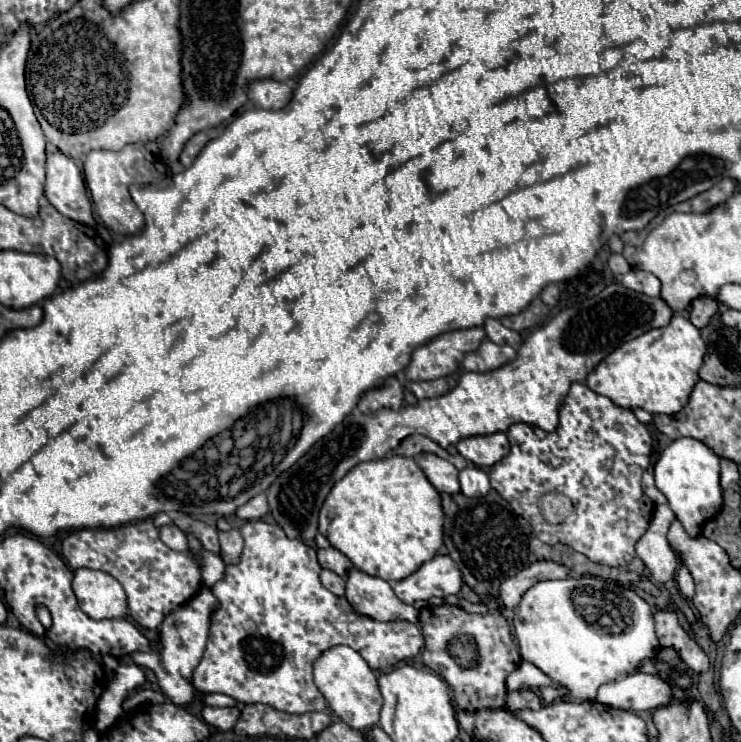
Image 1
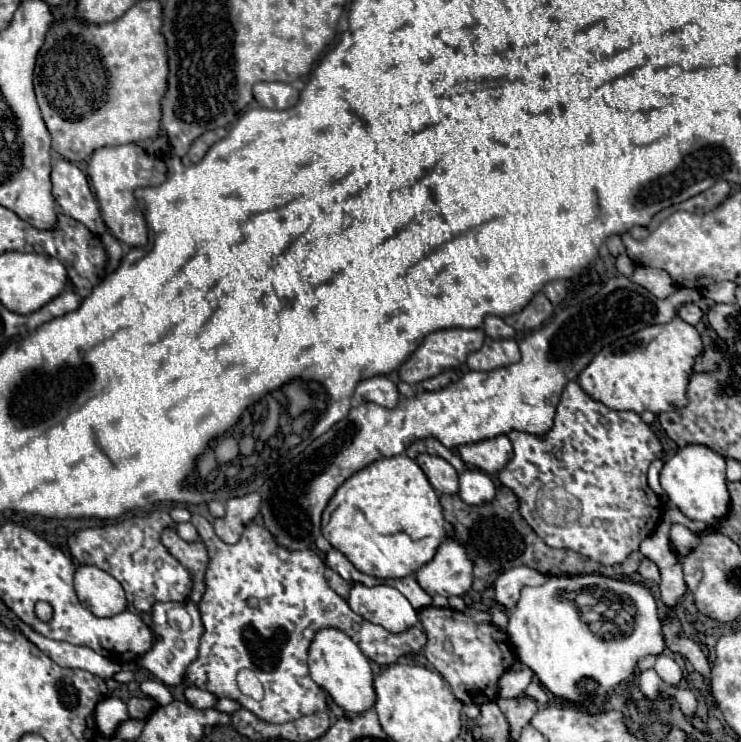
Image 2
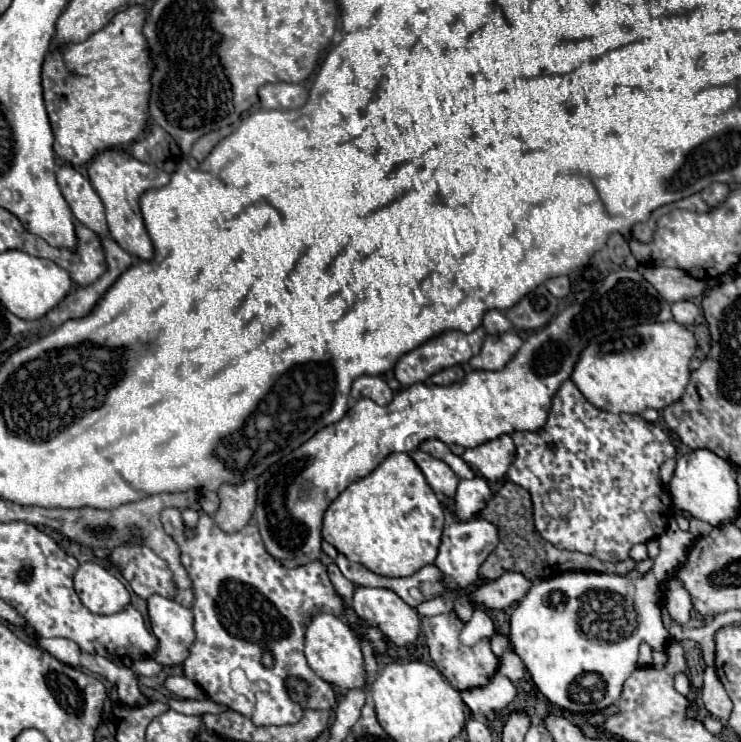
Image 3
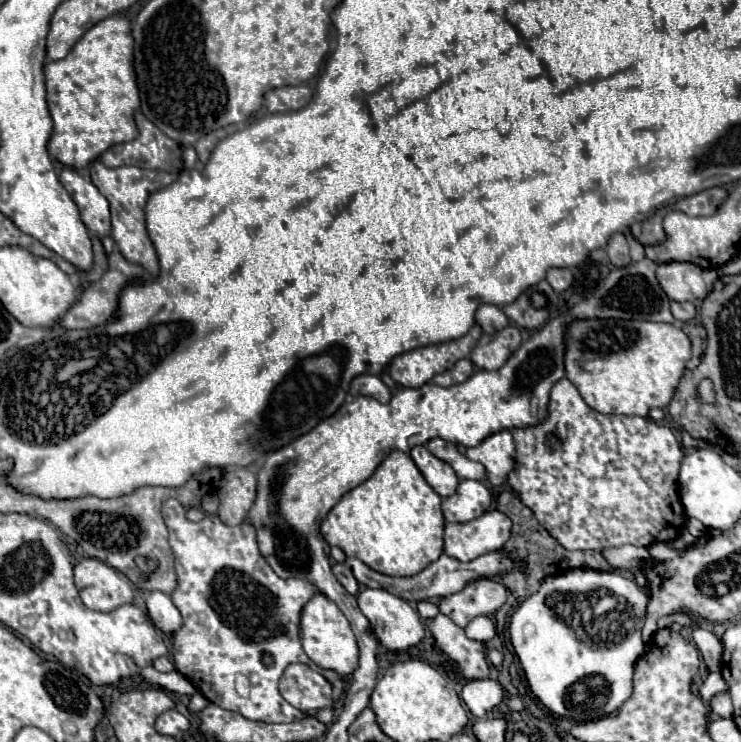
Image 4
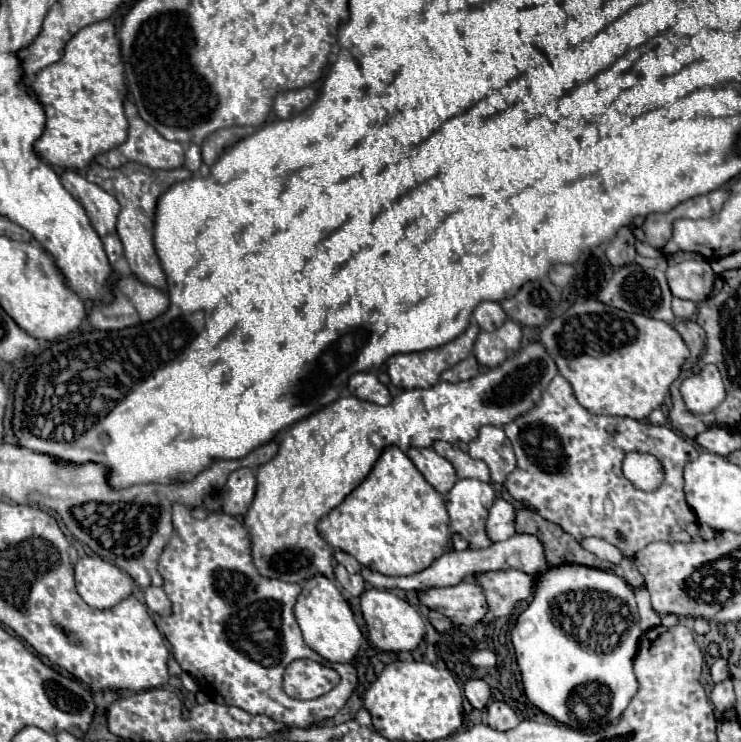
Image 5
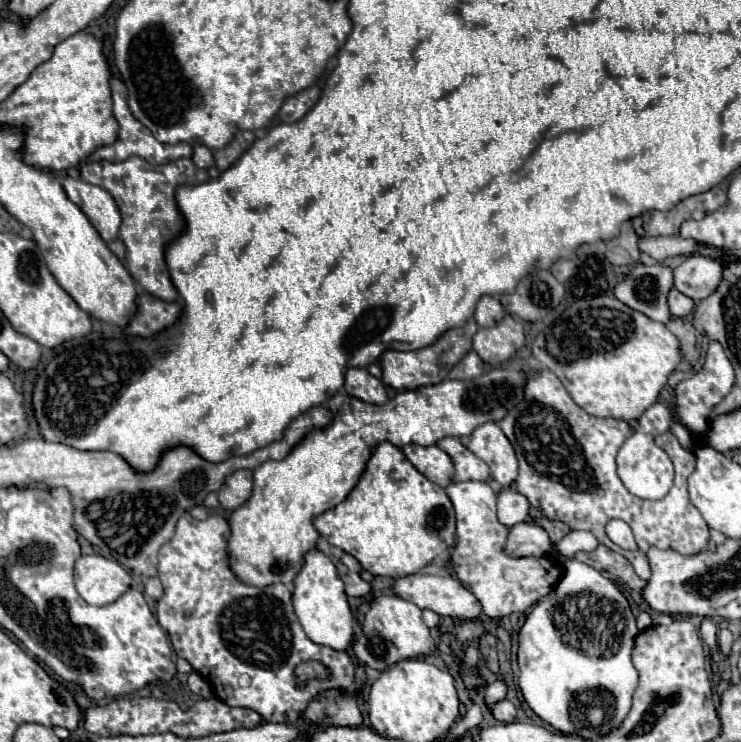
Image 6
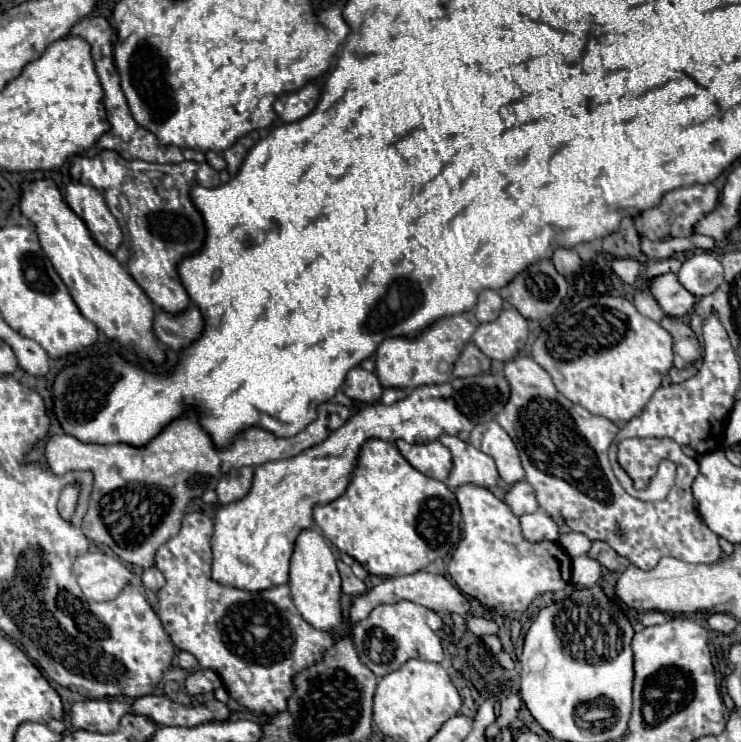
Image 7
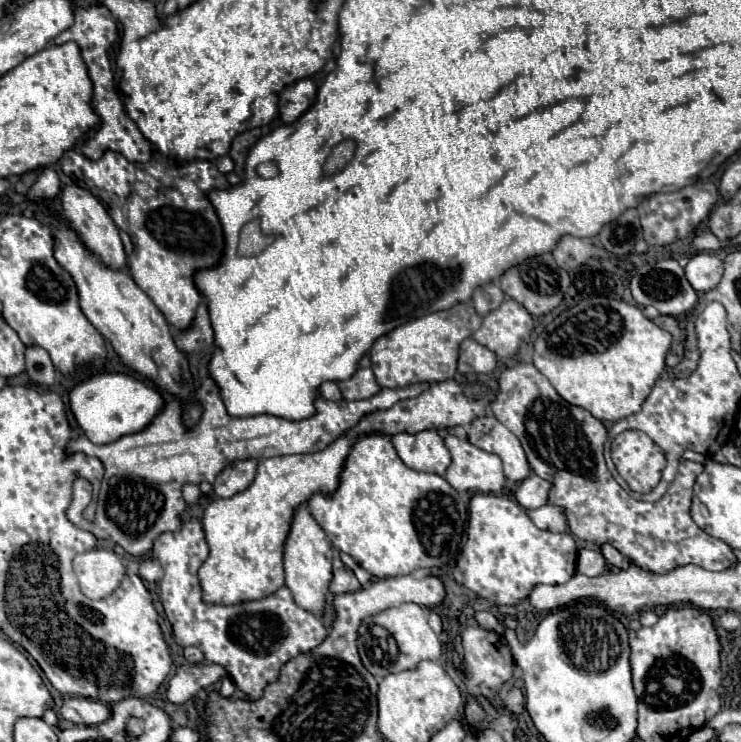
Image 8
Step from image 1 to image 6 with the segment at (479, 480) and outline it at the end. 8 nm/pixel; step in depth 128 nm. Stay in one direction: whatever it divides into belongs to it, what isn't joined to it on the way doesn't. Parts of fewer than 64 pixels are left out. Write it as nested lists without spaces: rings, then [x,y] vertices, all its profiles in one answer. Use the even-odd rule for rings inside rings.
[[[452,482],[446,488],[458,524],[458,542],[452,552],[452,566],[456,578],[480,600],[482,610],[490,618],[510,616],[512,612],[524,612],[540,598],[550,594],[558,580],[562,578],[562,566],[556,568],[552,564],[552,572],[544,566],[544,560],[522,556],[512,558],[506,554],[506,538],[510,528],[502,526],[496,516],[496,494],[486,482]]]

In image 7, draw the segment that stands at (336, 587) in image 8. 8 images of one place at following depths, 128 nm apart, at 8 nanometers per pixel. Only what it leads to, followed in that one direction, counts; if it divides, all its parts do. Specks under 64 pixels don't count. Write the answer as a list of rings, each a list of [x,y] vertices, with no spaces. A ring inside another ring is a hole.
[[[342,560],[338,562],[338,572],[340,572],[340,578],[342,578],[342,592],[344,594],[350,594],[350,596],[358,596],[358,594],[364,594],[366,592],[366,584],[362,580],[358,580],[350,566],[346,566]]]

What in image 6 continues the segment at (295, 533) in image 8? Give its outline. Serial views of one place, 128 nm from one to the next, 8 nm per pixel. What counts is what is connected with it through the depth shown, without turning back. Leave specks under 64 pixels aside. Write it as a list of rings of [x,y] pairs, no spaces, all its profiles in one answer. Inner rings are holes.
[[[314,548],[304,554],[302,570],[294,578],[292,600],[294,600],[294,612],[312,642],[330,646],[334,650],[348,648],[354,634],[354,628],[352,628],[354,616],[348,604],[348,598],[344,594],[344,582],[340,580],[334,562],[322,550]]]

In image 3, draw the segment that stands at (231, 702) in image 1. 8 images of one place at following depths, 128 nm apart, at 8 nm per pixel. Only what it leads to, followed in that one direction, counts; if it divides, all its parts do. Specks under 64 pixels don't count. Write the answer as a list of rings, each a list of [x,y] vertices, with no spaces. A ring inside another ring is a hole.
[[[168,676],[164,686],[178,698],[194,698],[194,700],[206,698],[206,694],[194,682],[190,682],[186,676]]]

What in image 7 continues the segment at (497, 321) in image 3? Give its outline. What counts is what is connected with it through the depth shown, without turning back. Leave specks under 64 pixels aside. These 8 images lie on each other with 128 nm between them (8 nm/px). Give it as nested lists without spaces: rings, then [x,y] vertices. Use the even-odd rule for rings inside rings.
[[[482,290],[482,294],[478,296],[474,314],[478,322],[492,322],[494,318],[498,318],[502,308],[504,308],[504,300],[496,290]]]

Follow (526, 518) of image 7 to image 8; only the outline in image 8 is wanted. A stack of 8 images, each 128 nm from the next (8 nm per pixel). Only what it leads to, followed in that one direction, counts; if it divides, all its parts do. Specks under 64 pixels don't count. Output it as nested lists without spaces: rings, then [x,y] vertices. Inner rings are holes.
[[[546,504],[542,508],[530,510],[528,516],[542,530],[552,530],[552,532],[564,532],[566,530],[566,514],[562,514],[562,510],[558,510],[558,506]]]

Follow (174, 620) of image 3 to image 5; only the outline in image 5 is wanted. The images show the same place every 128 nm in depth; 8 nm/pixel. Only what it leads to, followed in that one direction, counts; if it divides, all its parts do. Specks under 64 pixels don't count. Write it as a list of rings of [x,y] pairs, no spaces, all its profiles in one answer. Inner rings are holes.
[[[148,586],[144,592],[146,598],[146,606],[158,614],[168,614],[170,612],[170,600],[166,596],[166,592],[160,586]]]

